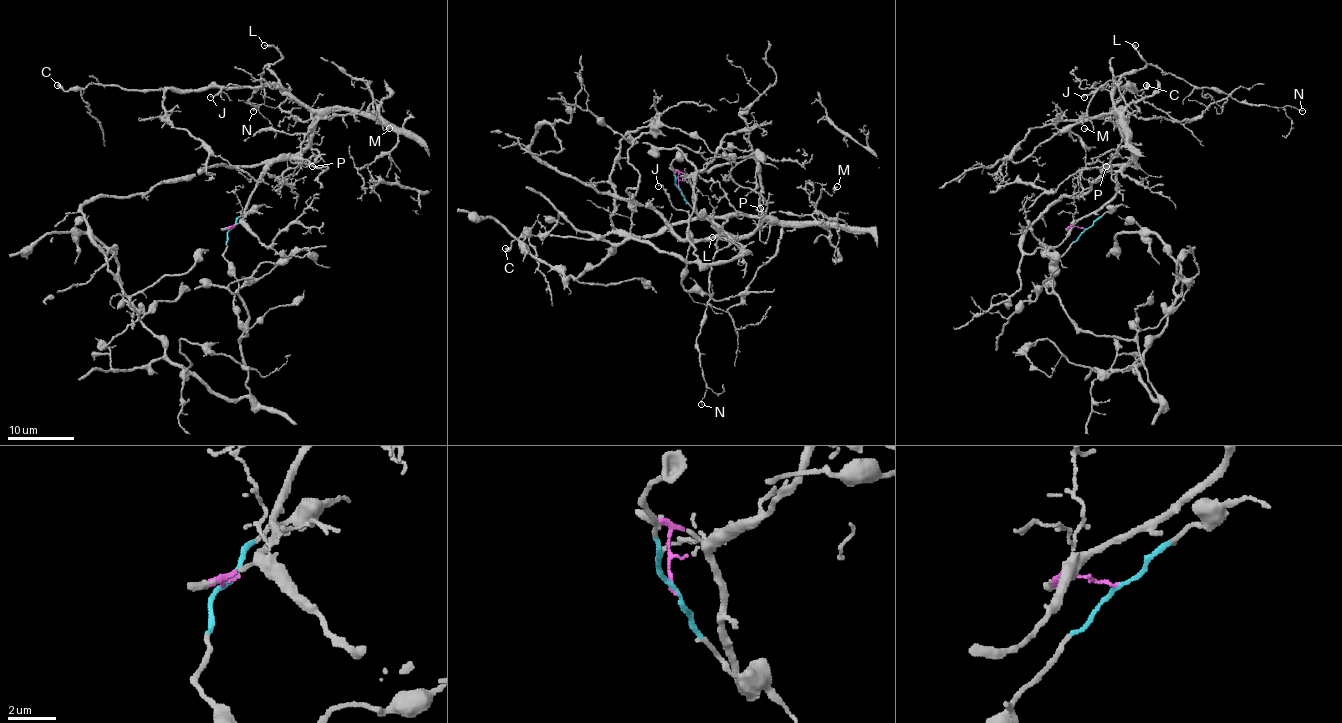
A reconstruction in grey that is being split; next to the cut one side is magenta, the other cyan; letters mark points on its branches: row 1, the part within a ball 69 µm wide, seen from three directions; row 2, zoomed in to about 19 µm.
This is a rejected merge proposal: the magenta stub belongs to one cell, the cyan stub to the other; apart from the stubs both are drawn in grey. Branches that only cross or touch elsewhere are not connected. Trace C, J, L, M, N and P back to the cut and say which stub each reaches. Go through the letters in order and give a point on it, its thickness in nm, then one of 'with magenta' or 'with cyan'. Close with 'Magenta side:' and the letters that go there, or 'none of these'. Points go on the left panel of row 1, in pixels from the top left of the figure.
C: at (57, 85); 420 nm thick; with magenta
J: at (210, 97); 150 nm thick; with magenta
L: at (264, 45); 190 nm thick; with magenta
M: at (389, 128); 240 nm thick; with magenta
N: at (253, 111); 120 nm thick; with magenta
P: at (312, 166); 100 nm thick; with magenta
Magenta side: C, J, L, M, N, P

